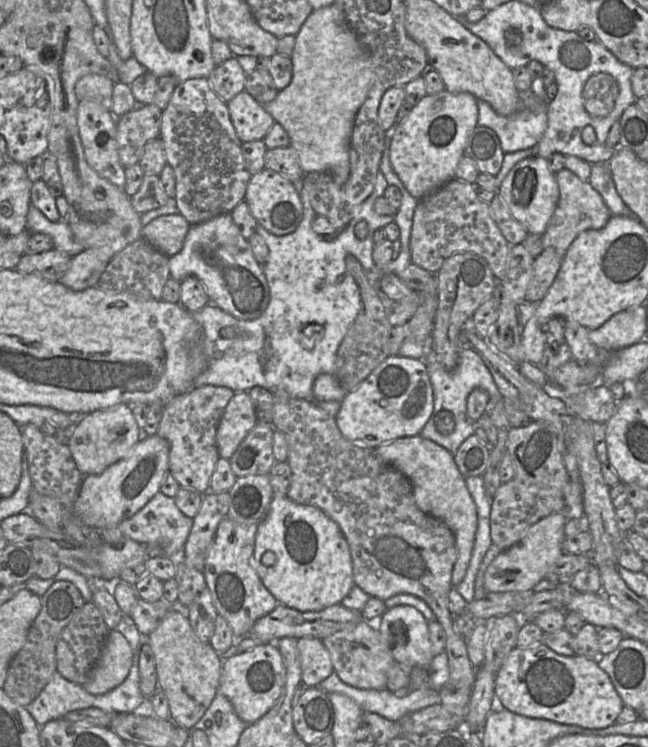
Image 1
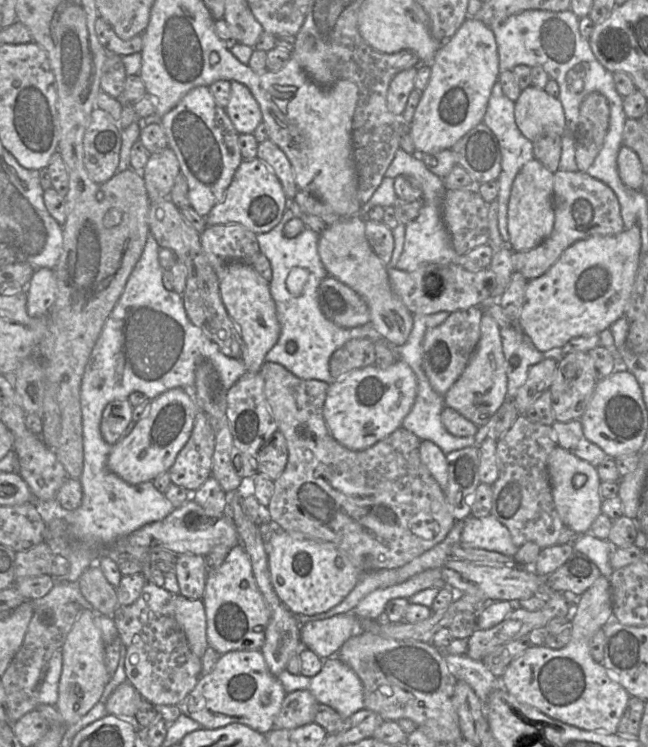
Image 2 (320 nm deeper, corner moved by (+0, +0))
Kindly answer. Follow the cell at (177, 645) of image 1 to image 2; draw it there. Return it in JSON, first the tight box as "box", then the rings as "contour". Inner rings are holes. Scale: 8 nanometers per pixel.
{"box":[174,597,208,658],"contour":[[[174,597],[175,618],[182,627],[191,651],[202,658],[208,648],[206,611],[203,599]]]}

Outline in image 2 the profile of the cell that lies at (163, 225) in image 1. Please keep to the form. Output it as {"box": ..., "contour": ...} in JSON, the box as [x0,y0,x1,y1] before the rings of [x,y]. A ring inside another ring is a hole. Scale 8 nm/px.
{"box":[205,157,289,234],"contour":[[[256,157],[241,162],[224,198],[205,219],[207,226],[240,224],[255,234],[266,233],[281,221],[284,211],[288,208],[288,202],[289,199],[276,175]]]}

